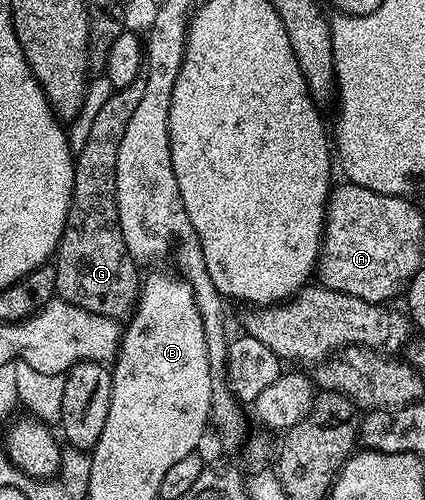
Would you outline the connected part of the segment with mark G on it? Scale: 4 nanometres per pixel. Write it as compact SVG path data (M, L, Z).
M140 75L128 87L114 89L111 97L99 107L90 121L90 130L82 141L82 150L77 150L74 162L74 189L70 192L70 206L66 216L66 226L62 238L58 240L58 248L52 258L56 271L55 294L61 300L72 303L89 313L122 319L138 304L140 288L139 266L134 256L124 243L124 235L118 226L118 200L114 194L114 172L116 159L120 151L120 139L124 139L124 130L128 128L128 119L132 119L132 111L136 111L144 96L145 76Z

